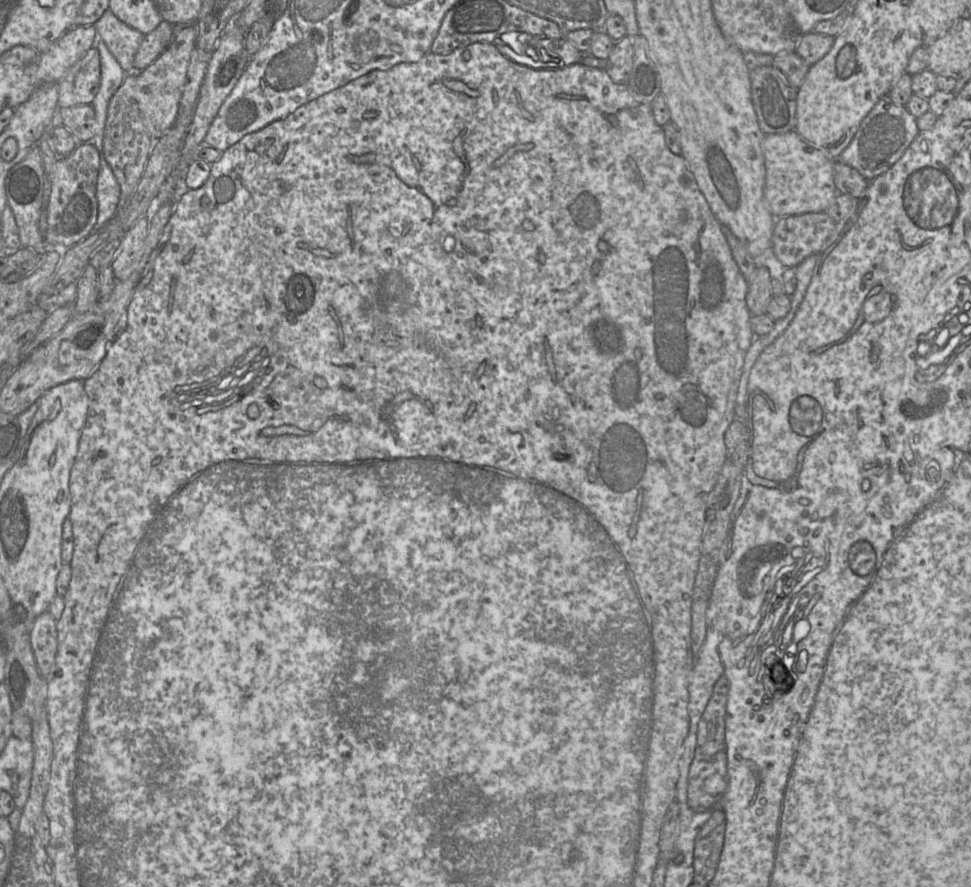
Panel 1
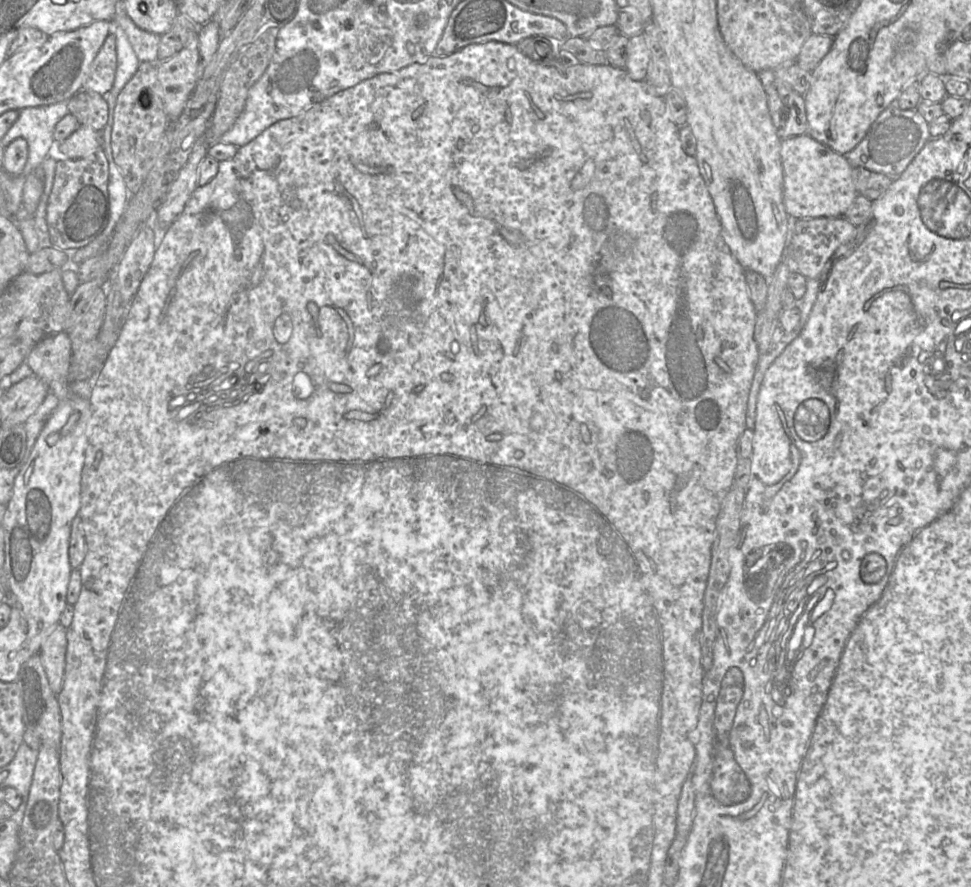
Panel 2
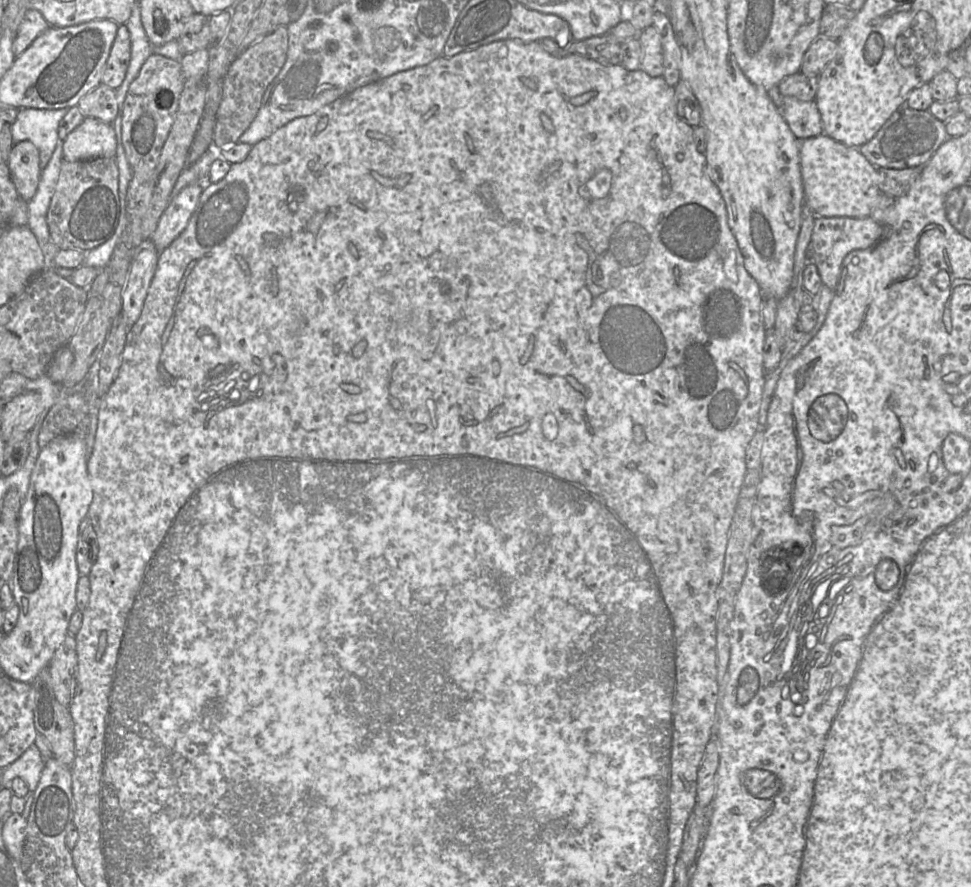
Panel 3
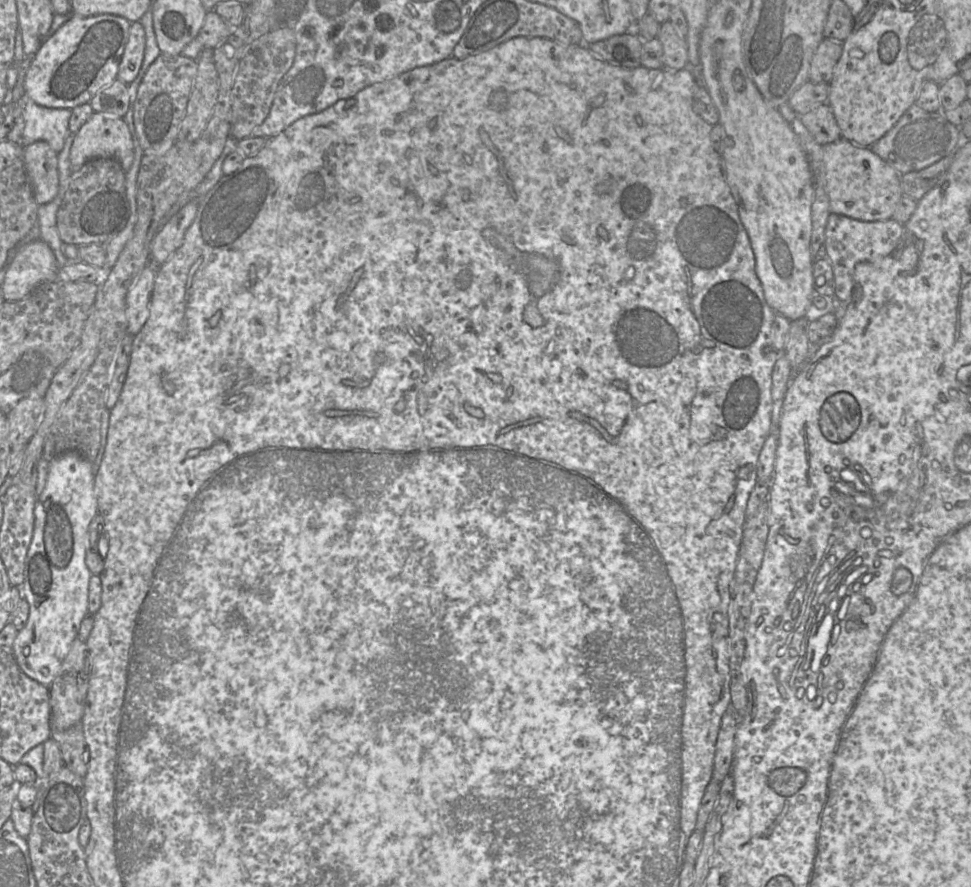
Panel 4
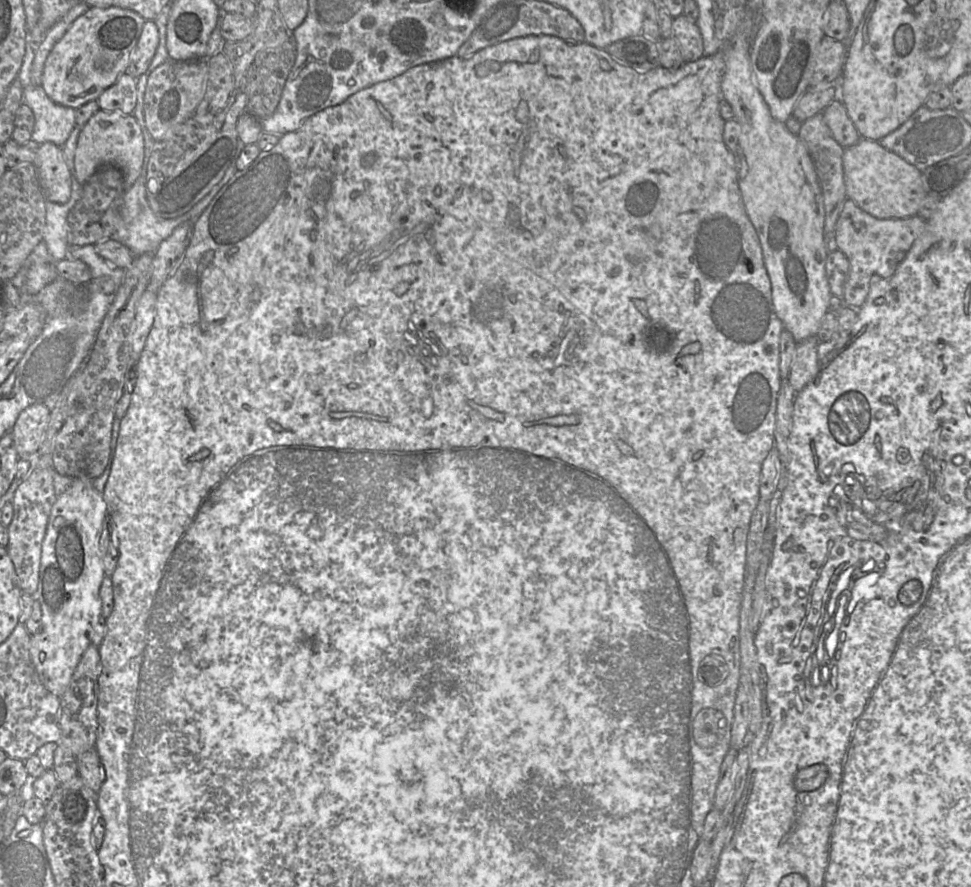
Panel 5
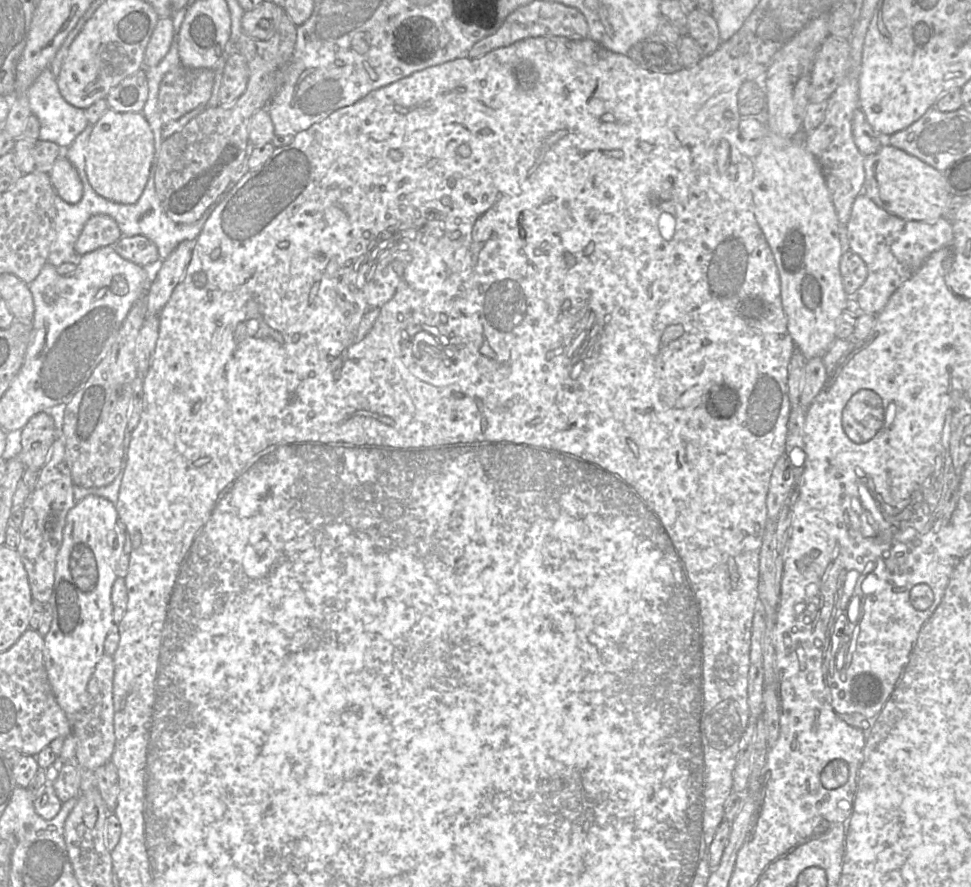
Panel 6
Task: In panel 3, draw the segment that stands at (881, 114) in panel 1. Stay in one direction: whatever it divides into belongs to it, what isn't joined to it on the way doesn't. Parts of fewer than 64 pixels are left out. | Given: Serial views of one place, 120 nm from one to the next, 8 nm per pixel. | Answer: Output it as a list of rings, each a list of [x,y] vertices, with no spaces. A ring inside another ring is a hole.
[[[902,106],[896,110],[877,134],[859,151],[879,169],[906,169],[924,166],[937,149],[949,138],[945,124],[928,110]]]

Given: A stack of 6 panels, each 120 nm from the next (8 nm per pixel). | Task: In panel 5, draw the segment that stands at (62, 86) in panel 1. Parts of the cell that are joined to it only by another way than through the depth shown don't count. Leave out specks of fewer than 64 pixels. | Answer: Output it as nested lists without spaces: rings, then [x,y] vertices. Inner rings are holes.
[[[153,20],[145,21],[140,38],[132,50],[126,73],[134,78],[146,72],[159,44],[159,31]]]

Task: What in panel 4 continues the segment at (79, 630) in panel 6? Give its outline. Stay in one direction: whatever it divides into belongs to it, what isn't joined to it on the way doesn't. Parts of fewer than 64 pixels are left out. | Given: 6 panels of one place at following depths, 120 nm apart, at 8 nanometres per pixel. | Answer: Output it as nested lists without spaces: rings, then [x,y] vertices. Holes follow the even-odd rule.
[[[67,451],[52,458],[48,465],[48,474],[45,487],[43,491],[38,495],[38,499],[35,506],[34,531],[25,560],[24,581],[22,585],[17,587],[21,596],[26,600],[26,602],[29,605],[29,618],[25,627],[18,631],[13,645],[16,662],[20,669],[23,671],[23,673],[46,687],[50,687],[56,679],[56,677],[58,676],[62,663],[66,655],[68,654],[72,646],[72,643],[78,637],[78,631],[82,620],[84,619],[84,617],[89,615],[88,585],[92,573],[86,566],[85,555],[87,548],[87,535],[89,532],[89,526],[98,514],[99,506],[95,492],[95,469],[92,463],[89,462],[82,454],[80,454],[77,451]]]

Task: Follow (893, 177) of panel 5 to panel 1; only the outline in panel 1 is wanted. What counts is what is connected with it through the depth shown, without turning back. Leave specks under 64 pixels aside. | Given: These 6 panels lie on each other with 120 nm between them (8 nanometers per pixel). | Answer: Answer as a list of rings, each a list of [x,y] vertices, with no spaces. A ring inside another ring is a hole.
[[[796,131],[765,135],[764,198],[774,217],[824,212],[839,194],[834,183],[834,160],[805,141]]]

